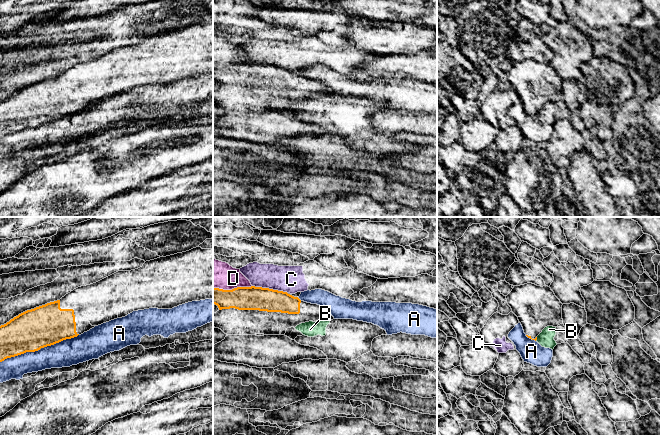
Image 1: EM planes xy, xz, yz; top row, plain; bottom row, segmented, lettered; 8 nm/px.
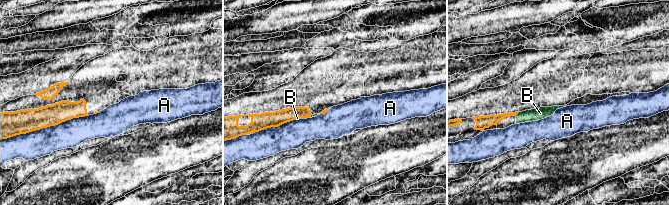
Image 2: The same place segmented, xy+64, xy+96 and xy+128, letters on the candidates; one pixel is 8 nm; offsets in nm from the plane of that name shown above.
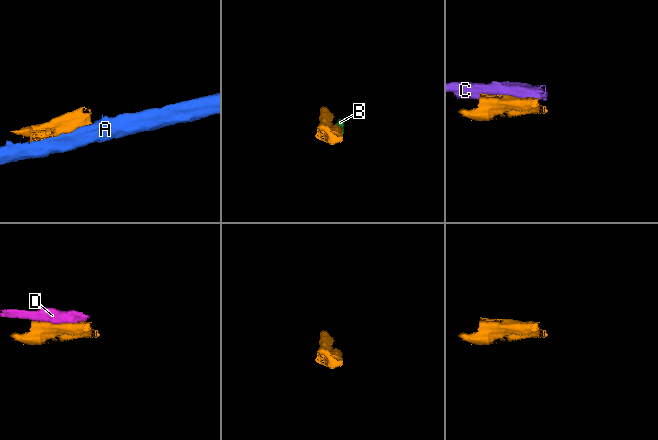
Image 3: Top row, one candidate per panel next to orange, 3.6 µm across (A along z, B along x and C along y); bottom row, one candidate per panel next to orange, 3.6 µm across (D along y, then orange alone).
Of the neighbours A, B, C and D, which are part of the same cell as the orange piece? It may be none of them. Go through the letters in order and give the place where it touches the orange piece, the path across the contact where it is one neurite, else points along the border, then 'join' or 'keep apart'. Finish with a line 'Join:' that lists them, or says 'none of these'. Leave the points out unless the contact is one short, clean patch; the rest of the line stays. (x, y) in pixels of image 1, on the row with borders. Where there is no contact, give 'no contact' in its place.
A: contact xy (39, 349); keep apart
B: contact yz (536, 339); border yz (537, 337), (535, 340); keep apart
C: contact xz (270, 289); keep apart
D: contact xz (232, 289); keep apart
Join: none of these

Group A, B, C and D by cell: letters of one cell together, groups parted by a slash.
A / B / C / D

